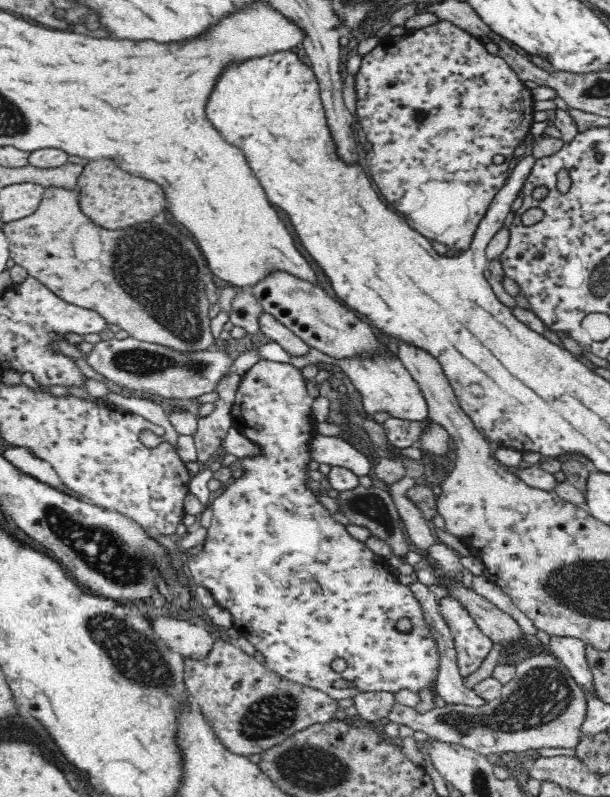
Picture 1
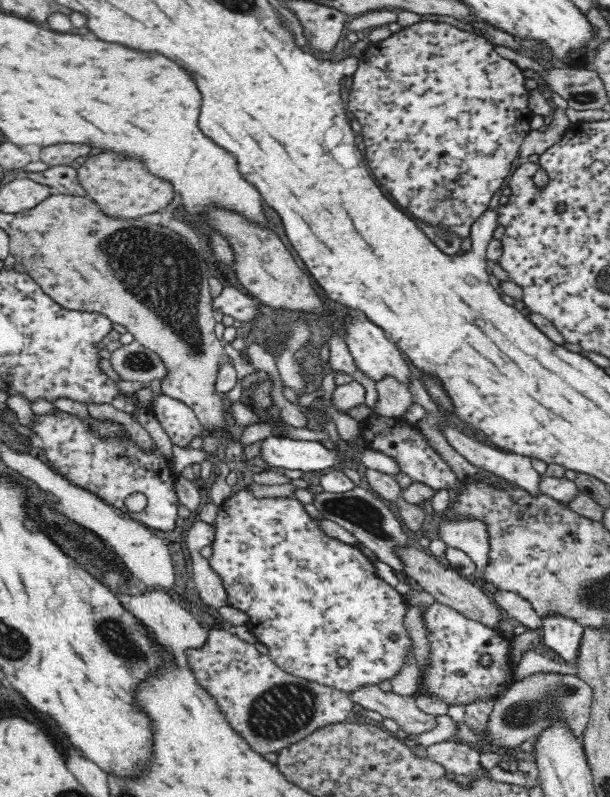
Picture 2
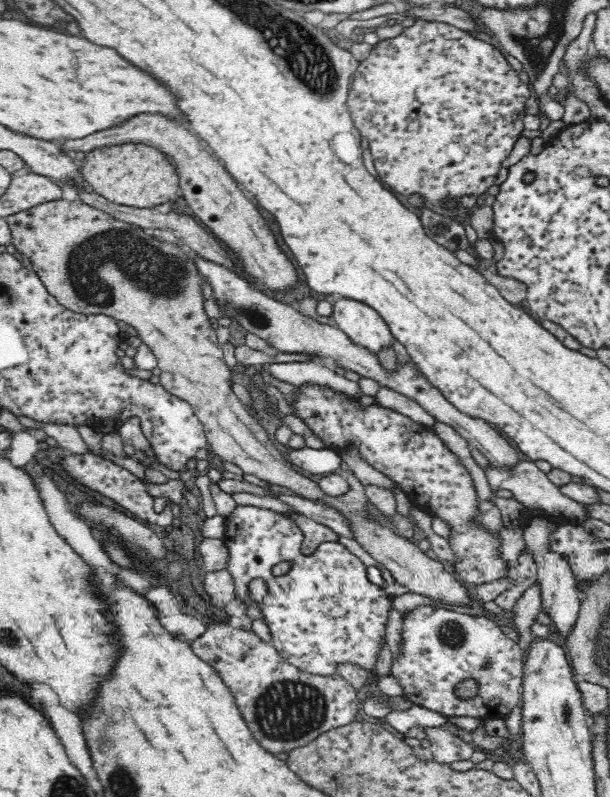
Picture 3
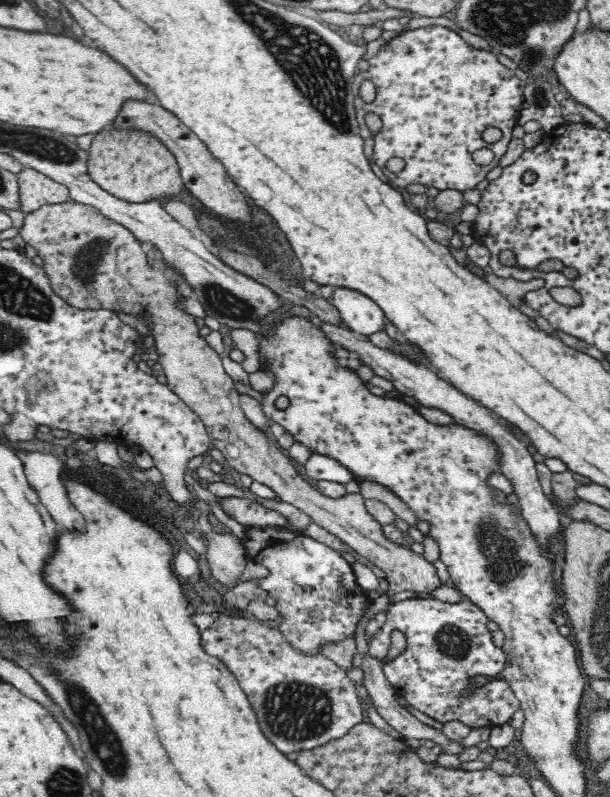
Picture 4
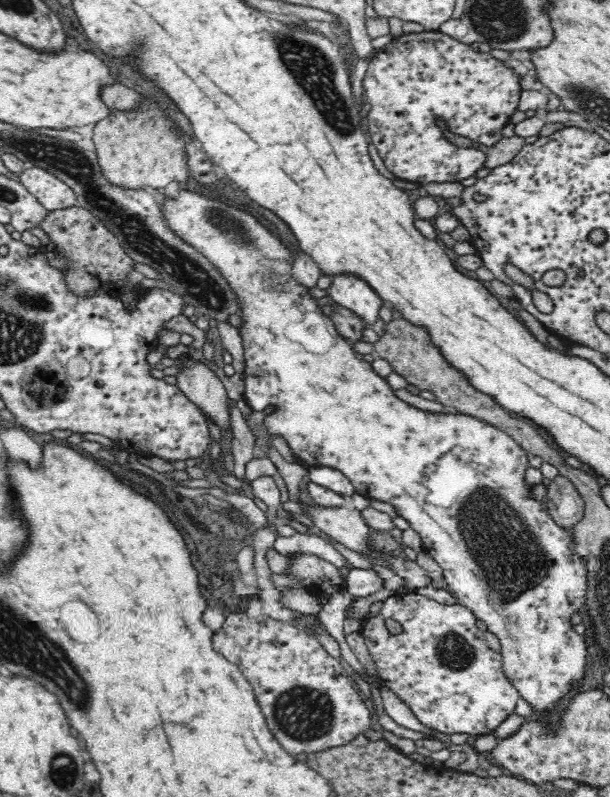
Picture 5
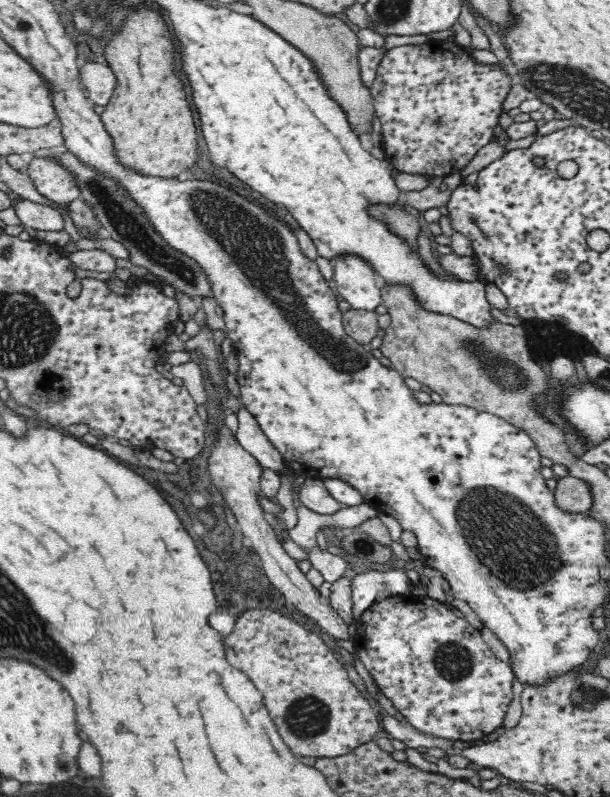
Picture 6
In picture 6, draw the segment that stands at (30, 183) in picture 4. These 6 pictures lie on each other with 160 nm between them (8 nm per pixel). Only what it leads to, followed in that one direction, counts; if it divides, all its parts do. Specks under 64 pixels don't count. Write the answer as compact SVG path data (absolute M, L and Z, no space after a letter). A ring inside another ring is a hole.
M34 156L26 172L32 179L36 191L50 200L50 206L60 211L64 220L64 229L73 240L82 236L77 232L72 217L69 215L69 204L80 197L80 191L72 173L68 173L58 161L50 157Z

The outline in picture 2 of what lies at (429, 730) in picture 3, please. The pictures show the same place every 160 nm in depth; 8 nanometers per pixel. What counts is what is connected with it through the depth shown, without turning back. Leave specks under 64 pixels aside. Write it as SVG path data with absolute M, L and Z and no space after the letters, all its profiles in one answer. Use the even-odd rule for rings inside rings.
M456 740L444 741L430 747L426 747L426 750L428 751L427 759L442 765L442 767L444 767L444 771L452 772L452 774L458 775L459 777L467 777L471 774L472 778L478 778L479 776L477 773L483 769L480 762L483 751L466 743L458 742Z

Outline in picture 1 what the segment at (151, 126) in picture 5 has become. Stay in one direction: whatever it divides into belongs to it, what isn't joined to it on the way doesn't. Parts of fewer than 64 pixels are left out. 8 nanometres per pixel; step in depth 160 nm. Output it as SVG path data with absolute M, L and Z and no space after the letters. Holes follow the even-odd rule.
M112 160L84 162L84 168L77 180L78 207L88 220L106 230L118 230L152 220L166 206L164 192L158 184L130 176L120 170Z

